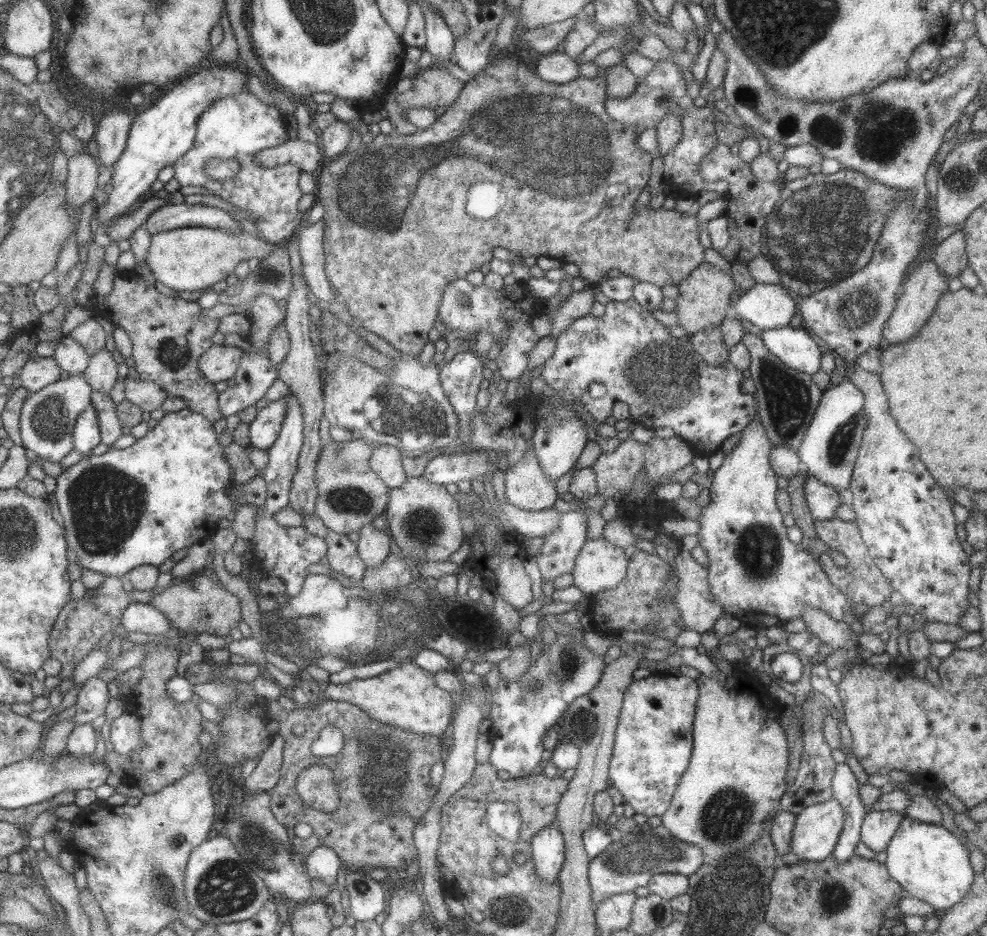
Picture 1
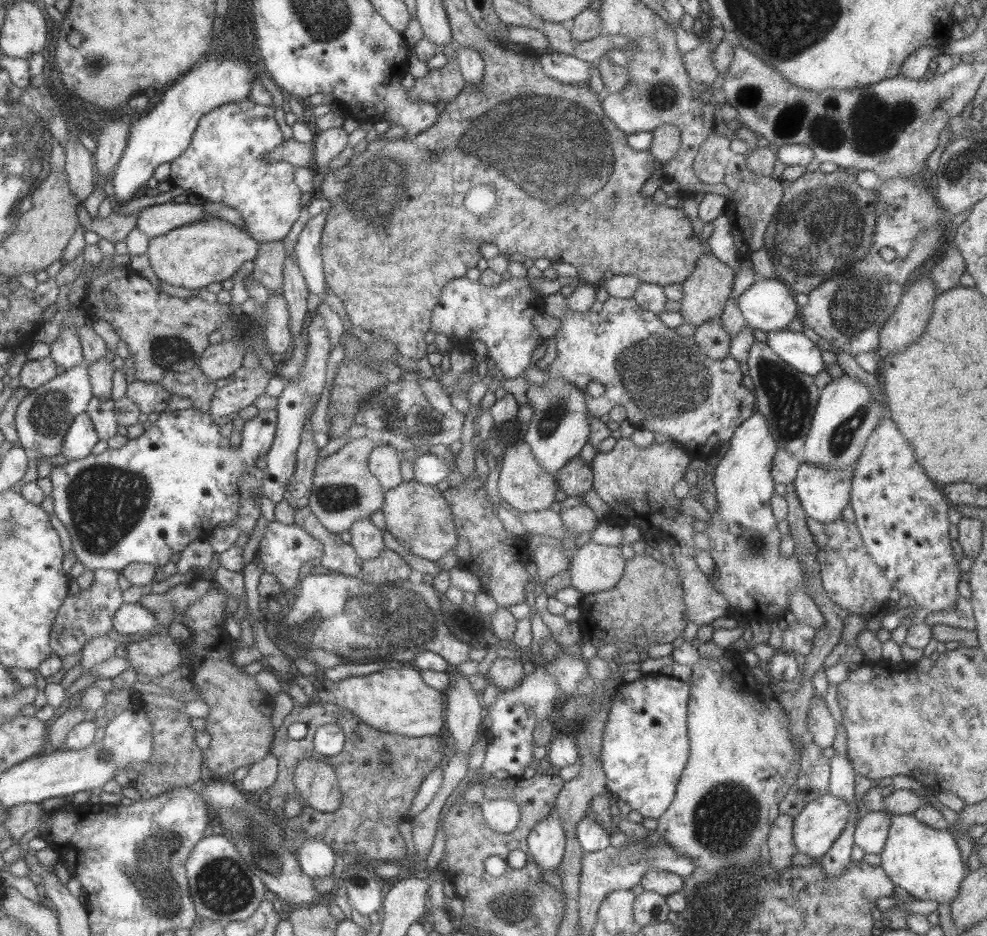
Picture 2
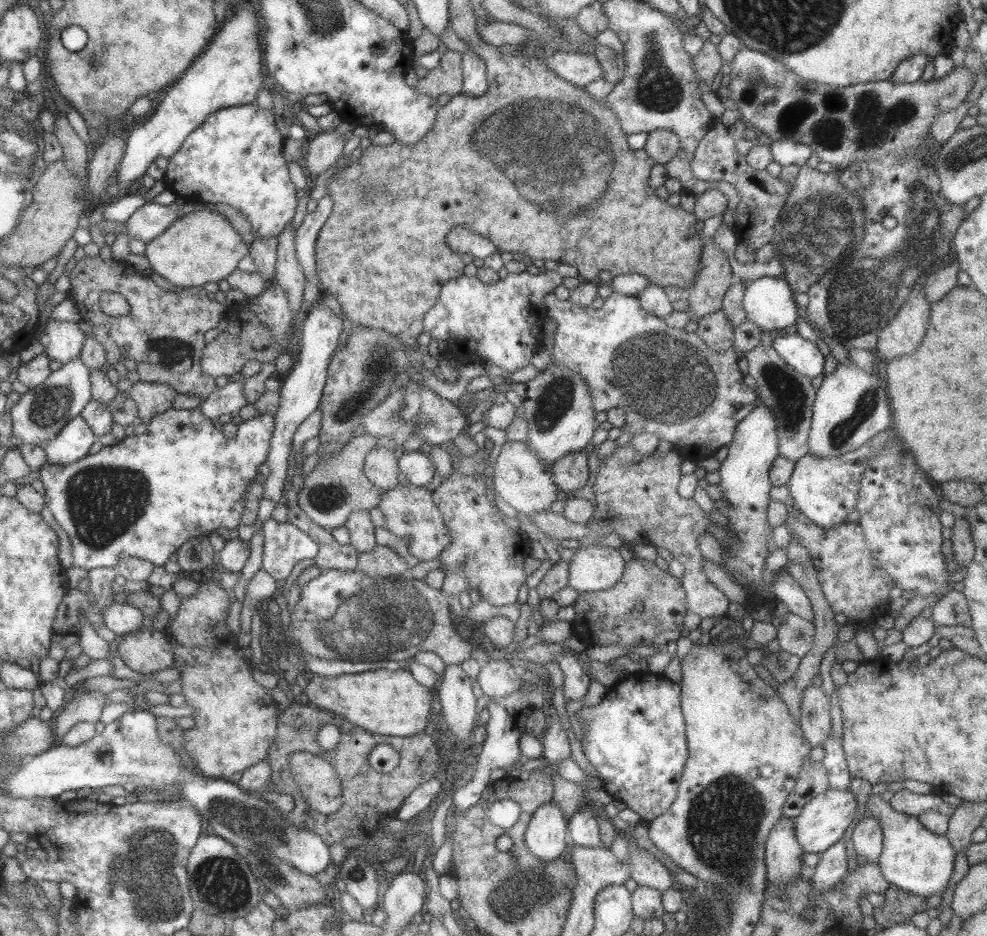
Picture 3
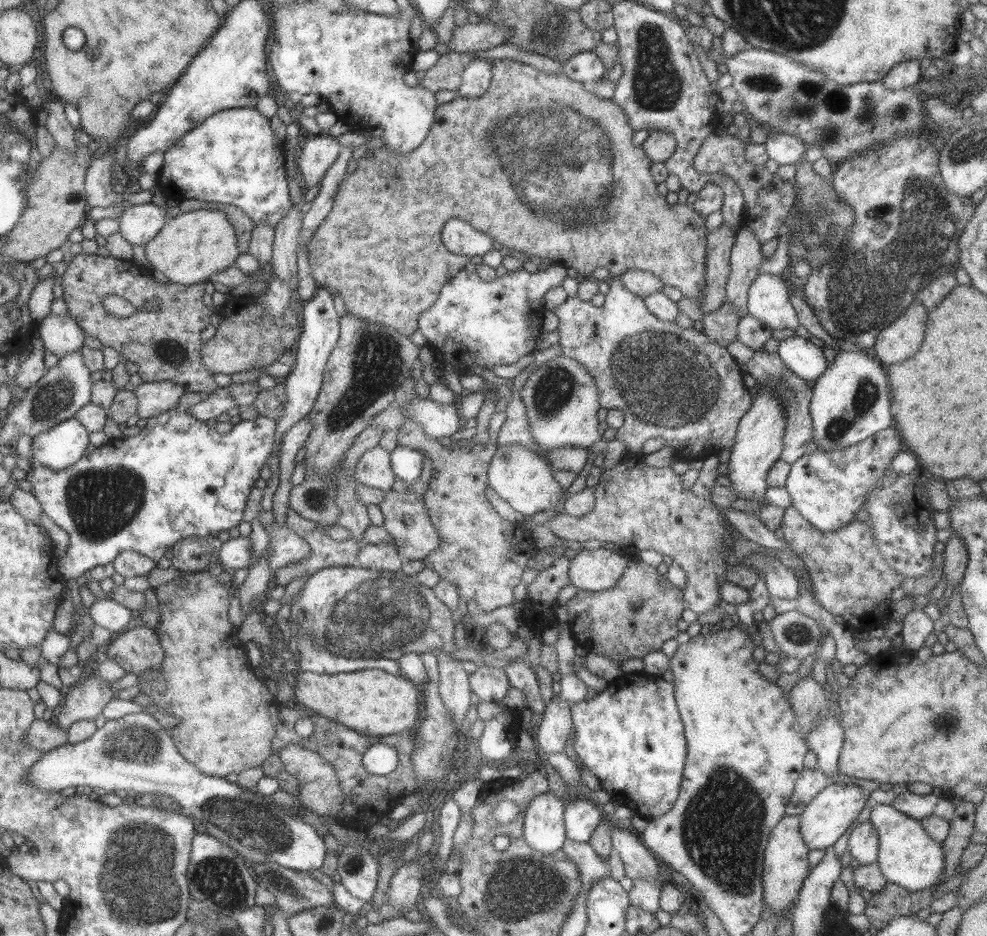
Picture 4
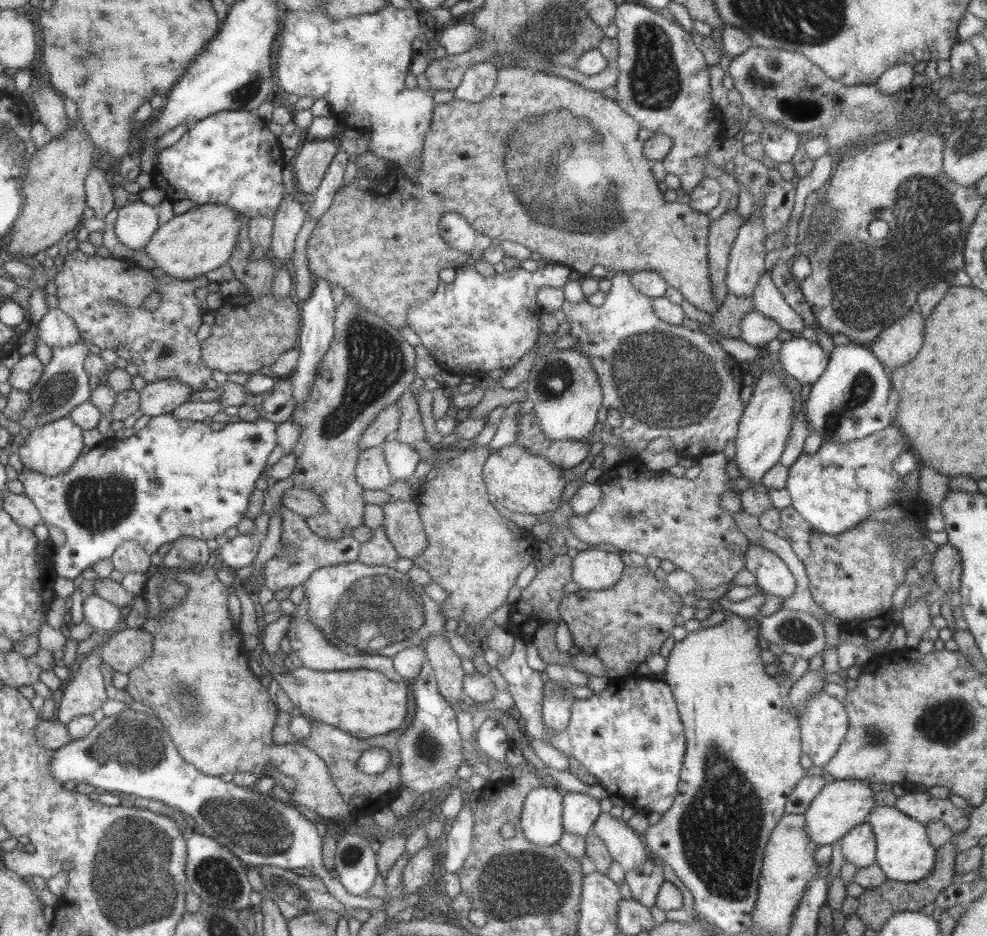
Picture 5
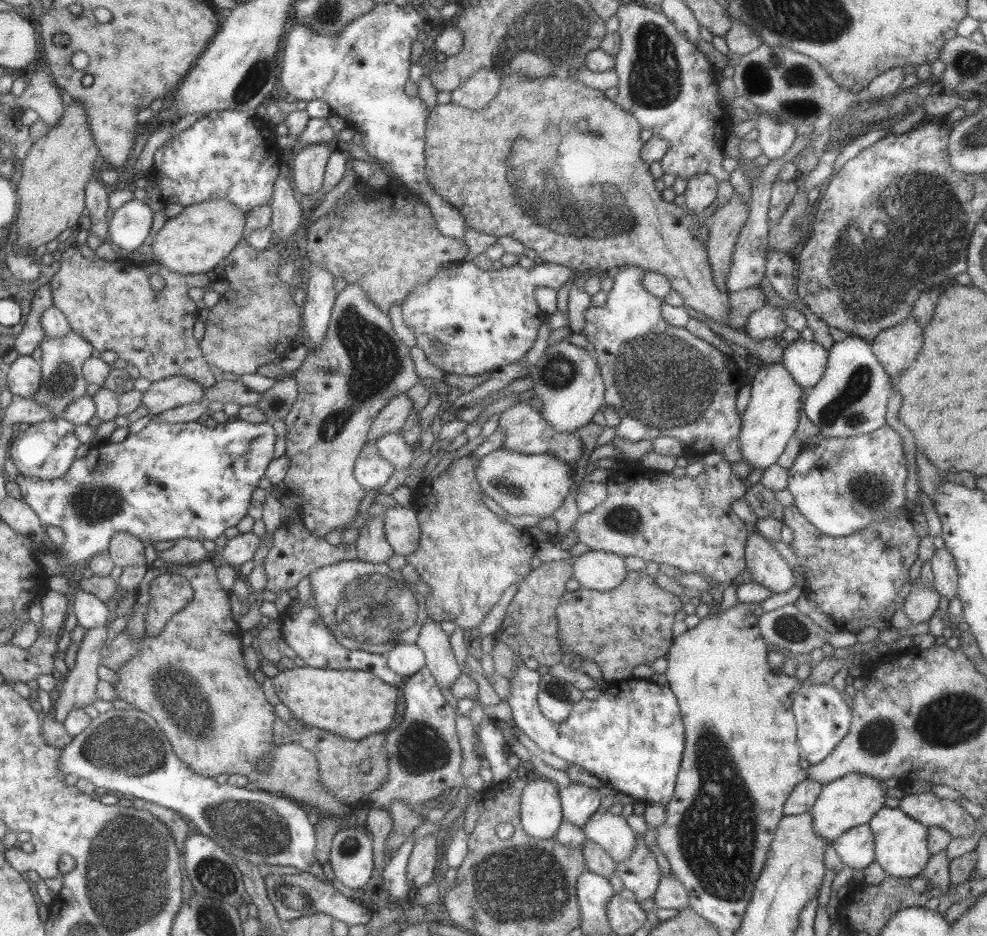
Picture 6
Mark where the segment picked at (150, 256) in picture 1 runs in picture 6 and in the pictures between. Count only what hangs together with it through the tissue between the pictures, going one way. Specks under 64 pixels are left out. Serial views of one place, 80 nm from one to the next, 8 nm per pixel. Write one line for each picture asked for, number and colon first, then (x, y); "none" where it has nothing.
2: (209, 250)
3: (201, 247)
4: (191, 247)
5: (189, 245)
6: (196, 240)

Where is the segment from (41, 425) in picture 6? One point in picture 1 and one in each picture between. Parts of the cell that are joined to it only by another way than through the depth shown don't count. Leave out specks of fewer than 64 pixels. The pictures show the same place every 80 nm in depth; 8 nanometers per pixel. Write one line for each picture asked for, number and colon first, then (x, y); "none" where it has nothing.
1: (85, 435)
2: (80, 437)
3: (72, 442)
4: (59, 447)
5: (50, 449)

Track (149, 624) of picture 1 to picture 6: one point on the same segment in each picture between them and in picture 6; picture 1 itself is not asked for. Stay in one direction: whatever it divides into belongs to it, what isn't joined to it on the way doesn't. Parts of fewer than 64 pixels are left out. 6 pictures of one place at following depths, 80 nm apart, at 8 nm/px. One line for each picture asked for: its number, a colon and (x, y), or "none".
2: (130, 619)
3: (121, 619)
4: (105, 613)
5: (100, 615)
6: (89, 612)

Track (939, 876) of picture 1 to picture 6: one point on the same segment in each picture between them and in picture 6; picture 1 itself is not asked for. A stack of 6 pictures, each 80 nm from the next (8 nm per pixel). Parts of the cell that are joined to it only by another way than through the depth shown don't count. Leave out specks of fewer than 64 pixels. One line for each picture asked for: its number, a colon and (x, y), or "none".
2: (923, 861)
3: (913, 859)
4: (907, 857)
5: (904, 854)
6: (900, 848)

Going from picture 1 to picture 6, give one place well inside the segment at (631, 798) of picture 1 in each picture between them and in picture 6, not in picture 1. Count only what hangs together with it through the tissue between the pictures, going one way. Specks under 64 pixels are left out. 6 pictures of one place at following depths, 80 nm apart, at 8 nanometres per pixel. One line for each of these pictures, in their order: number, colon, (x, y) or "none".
2: (644, 748)
3: (634, 739)
4: (630, 736)
5: (629, 736)
6: (631, 737)

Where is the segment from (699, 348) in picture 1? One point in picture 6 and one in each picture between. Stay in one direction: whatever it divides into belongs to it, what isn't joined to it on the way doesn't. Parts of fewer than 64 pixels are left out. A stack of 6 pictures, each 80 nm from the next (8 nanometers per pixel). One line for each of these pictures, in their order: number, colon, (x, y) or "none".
2: (710, 336)
3: (714, 329)
4: (720, 326)
5: (726, 321)
6: (743, 302)

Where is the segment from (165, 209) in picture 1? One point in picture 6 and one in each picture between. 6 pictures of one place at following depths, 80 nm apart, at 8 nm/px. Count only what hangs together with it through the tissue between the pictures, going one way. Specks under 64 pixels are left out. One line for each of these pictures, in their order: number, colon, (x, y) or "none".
2: (154, 220)
3: (148, 221)
4: (137, 225)
5: (135, 222)
6: (128, 227)

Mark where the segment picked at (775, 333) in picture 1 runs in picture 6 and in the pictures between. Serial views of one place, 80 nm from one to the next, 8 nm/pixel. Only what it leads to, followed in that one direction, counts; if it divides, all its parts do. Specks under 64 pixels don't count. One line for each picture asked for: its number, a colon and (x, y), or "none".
2: (794, 348)
3: (802, 355)
4: (799, 355)
5: (801, 359)
6: (805, 361)

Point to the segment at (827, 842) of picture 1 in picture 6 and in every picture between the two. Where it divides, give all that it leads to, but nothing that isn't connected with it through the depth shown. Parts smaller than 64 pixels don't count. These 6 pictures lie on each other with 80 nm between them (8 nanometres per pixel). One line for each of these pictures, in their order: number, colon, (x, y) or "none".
2: (821, 820)
3: (821, 822)
4: (831, 811)
5: (840, 805)
6: (851, 800)

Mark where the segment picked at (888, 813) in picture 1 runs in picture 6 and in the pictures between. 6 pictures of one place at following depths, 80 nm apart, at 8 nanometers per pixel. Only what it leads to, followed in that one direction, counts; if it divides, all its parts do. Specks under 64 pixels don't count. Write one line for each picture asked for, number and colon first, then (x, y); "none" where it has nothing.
2: (870, 832)
3: (866, 837)
4: (862, 843)
5: (858, 846)
6: (855, 847)

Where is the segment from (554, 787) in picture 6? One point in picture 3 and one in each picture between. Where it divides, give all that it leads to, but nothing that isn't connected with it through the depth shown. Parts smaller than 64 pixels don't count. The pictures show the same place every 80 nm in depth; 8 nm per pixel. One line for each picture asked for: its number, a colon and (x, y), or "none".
3: (545, 836)
4: (543, 829)
5: (541, 815)

